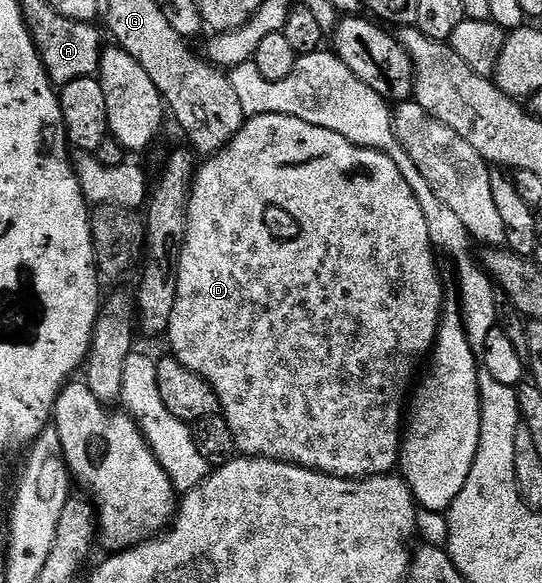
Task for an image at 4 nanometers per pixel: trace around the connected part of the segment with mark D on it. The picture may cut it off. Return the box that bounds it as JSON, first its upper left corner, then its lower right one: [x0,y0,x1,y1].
[165,114,444,480]

